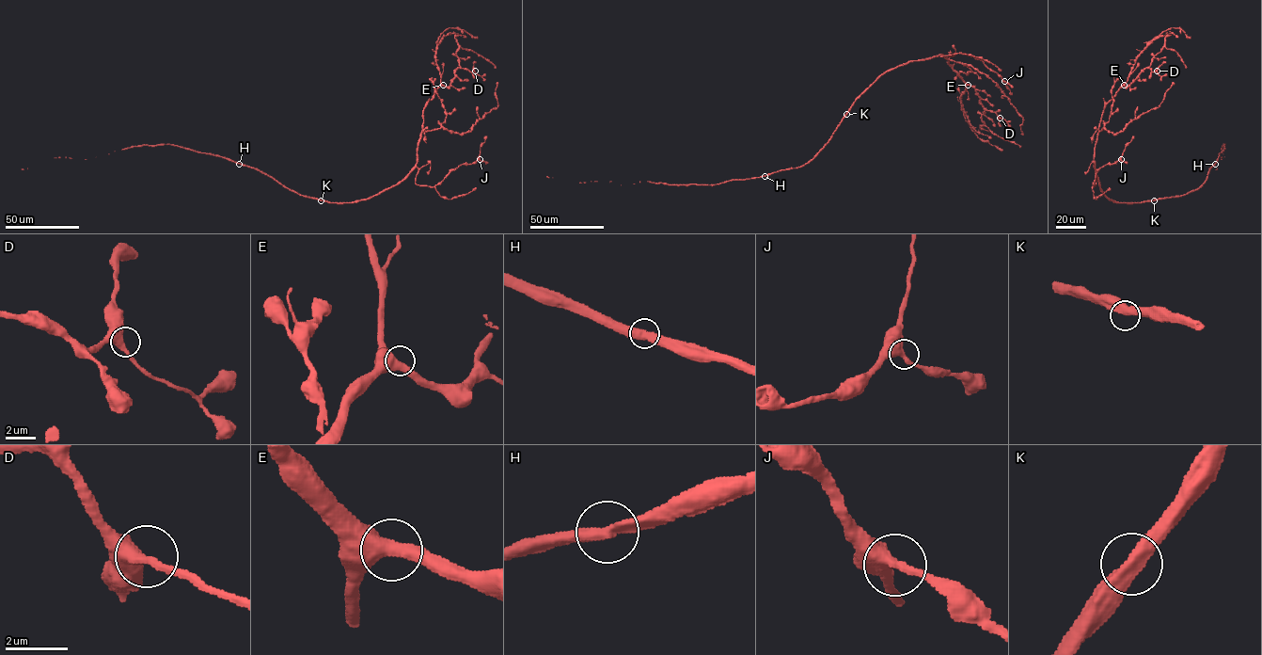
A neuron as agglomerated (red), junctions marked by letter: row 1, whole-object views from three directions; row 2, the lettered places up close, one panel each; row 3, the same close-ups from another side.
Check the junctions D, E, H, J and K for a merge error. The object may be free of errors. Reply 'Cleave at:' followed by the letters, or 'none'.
Cleave at: none

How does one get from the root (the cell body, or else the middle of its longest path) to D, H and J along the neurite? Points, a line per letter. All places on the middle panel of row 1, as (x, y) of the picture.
D: (846, 114), (853, 103), (884, 73), (910, 61), (942, 55), (961, 78), (975, 88), (983, 106), (1000, 118)
H: (846, 114), (830, 139), (812, 159), (799, 167), (765, 176)
J: (846, 114), (853, 103), (884, 73), (910, 61), (940, 55), (962, 53), (973, 55), (1004, 81)

